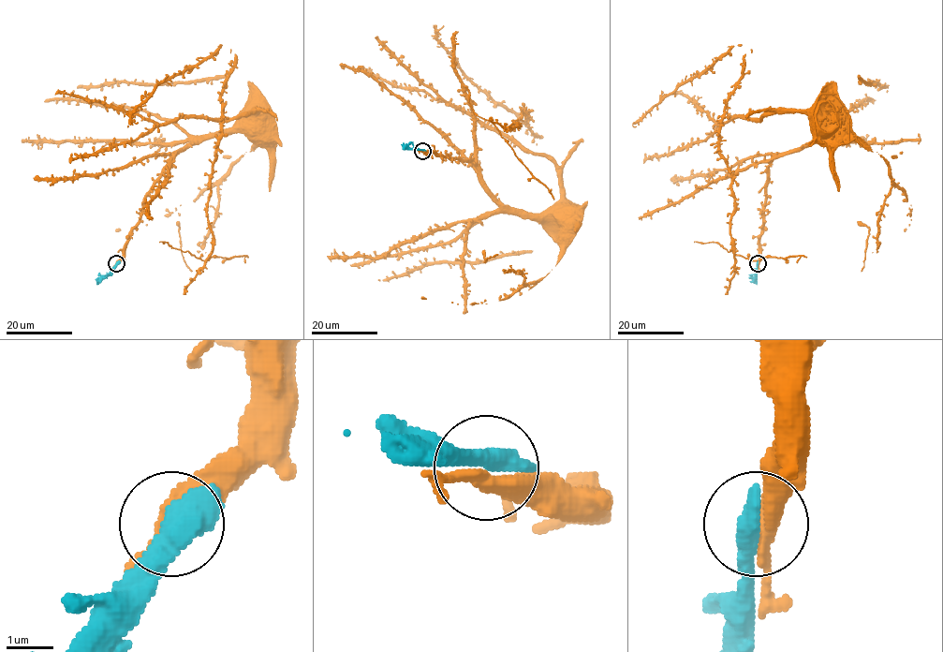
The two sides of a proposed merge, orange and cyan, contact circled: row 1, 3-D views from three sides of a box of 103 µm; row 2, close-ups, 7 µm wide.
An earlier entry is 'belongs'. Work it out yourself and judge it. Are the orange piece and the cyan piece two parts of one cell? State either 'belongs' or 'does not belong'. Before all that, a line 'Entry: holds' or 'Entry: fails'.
Entry: holds
belongs

